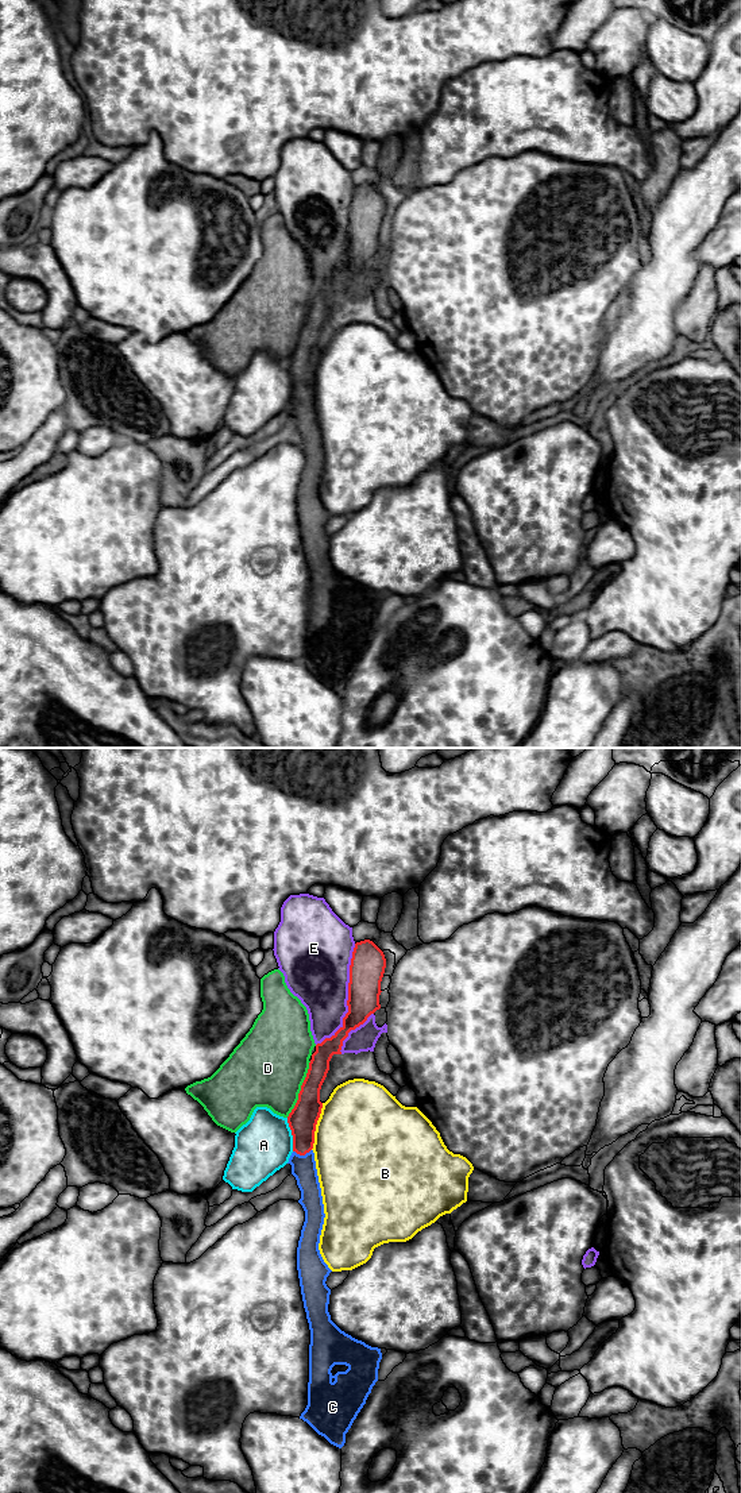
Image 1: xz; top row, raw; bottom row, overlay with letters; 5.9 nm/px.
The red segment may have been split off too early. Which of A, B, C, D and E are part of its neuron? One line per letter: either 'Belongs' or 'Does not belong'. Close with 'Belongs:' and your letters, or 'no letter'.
A: Does not belong
B: Does not belong
C: Belongs
D: Does not belong
E: Does not belong
Belongs: C

